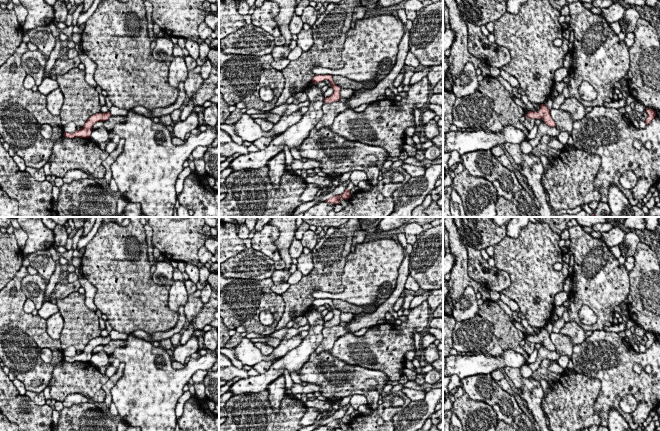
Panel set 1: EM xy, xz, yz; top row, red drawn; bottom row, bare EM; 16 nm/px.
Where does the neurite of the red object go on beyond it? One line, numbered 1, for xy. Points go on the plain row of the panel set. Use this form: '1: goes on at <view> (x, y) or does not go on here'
1: does not go on here

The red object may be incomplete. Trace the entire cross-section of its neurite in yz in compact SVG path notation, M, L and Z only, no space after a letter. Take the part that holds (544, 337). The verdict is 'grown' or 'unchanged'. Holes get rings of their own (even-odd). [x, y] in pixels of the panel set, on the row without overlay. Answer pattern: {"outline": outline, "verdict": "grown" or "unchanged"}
{"outline": "M545 328L540 329L540 333L537 336L529 335L525 341L530 343L542 343L543 346L549 351L556 351L554 344L550 339L550 334Z", "verdict": "unchanged"}

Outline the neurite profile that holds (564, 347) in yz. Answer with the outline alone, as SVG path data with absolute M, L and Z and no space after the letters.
M551 333L550 339L556 348L556 352L560 356L572 357L573 354L573 343L570 337L563 335L562 333Z

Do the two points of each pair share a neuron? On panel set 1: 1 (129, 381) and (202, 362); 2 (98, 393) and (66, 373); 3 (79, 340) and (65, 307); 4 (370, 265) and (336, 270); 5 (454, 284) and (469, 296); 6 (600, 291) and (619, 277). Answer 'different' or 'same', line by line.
1: same
2: same
3: same
4: different
5: different
6: same

